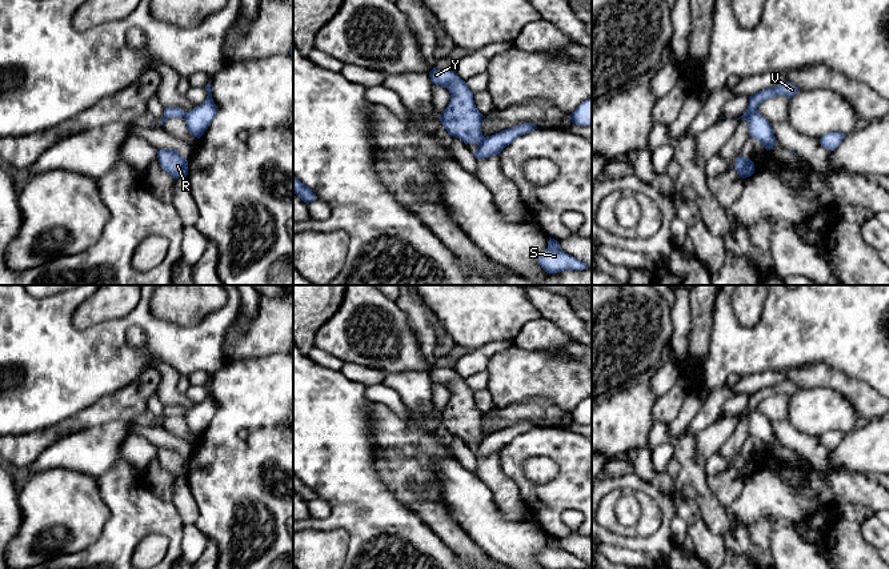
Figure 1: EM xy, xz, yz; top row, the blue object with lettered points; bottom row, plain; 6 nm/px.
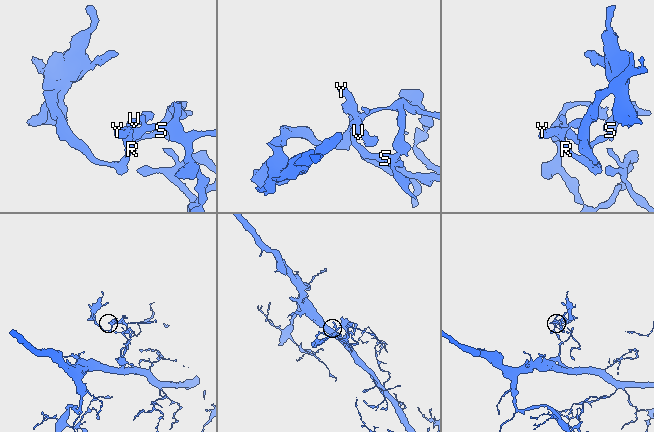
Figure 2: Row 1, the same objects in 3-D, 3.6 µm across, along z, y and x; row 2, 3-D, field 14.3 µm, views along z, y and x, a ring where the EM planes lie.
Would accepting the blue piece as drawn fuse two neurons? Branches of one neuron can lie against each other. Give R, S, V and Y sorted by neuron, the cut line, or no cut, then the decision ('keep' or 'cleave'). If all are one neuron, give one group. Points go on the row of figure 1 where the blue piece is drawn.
R V Y / S; cut in yz along (756, 109), (741, 117); cleave

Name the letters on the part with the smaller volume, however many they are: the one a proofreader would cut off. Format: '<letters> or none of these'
R, V, Y

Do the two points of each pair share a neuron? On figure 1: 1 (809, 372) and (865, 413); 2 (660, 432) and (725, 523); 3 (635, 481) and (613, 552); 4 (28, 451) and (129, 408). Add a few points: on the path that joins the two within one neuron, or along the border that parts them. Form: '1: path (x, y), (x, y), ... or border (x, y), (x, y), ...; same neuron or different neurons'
1: path (825, 376), (840, 381), (856, 397); same neuron
2: path (684, 452), (692, 483), (704, 499); same neuron
3: border (605, 544), (639, 549), (645, 553); different neurons
4: path (53, 433), (104, 411); same neuron

